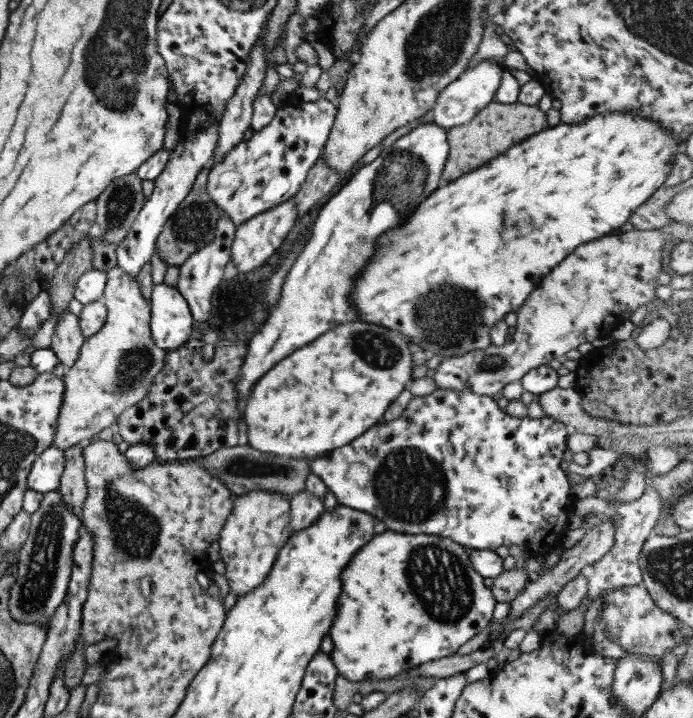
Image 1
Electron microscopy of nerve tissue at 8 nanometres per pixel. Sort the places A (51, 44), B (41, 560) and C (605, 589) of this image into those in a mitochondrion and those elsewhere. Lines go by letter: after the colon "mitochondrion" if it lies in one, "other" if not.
A: other
B: mitochondrion
C: other

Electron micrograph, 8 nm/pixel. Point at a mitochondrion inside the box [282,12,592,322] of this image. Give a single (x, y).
(402, 177)

